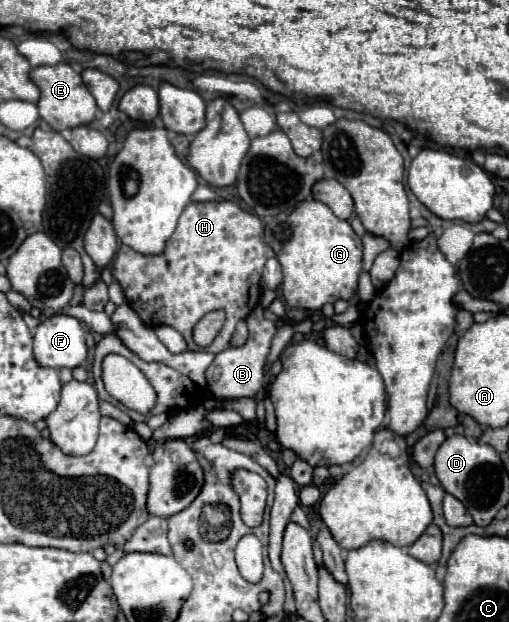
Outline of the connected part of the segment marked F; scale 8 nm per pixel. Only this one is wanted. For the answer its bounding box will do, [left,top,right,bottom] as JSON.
[34,316,88,368]

